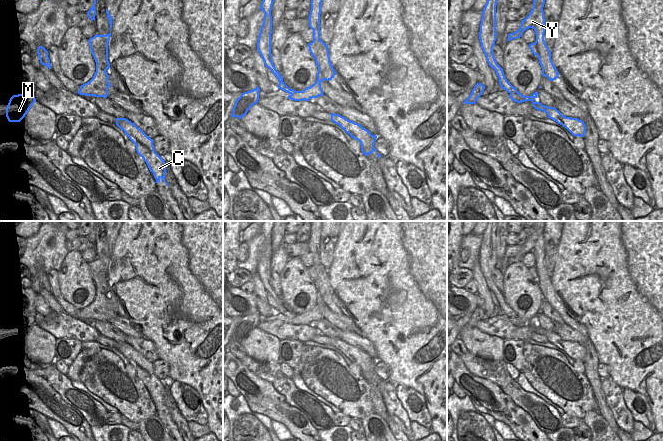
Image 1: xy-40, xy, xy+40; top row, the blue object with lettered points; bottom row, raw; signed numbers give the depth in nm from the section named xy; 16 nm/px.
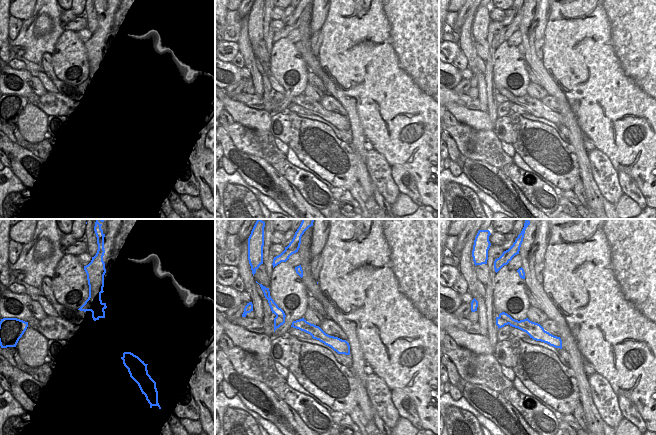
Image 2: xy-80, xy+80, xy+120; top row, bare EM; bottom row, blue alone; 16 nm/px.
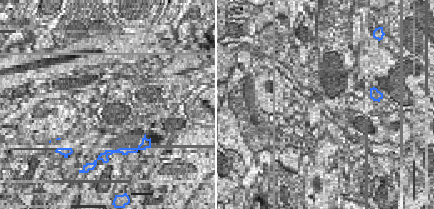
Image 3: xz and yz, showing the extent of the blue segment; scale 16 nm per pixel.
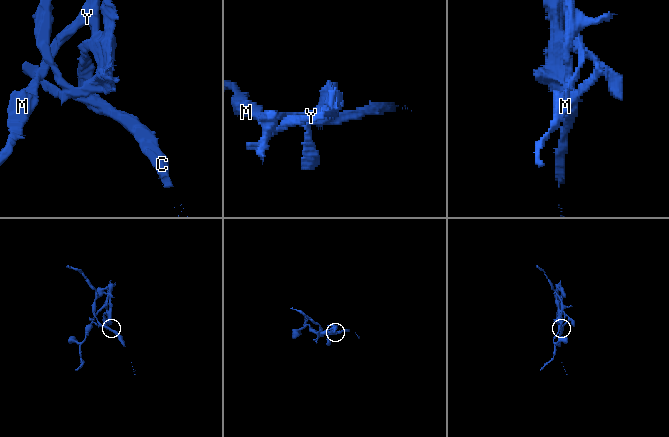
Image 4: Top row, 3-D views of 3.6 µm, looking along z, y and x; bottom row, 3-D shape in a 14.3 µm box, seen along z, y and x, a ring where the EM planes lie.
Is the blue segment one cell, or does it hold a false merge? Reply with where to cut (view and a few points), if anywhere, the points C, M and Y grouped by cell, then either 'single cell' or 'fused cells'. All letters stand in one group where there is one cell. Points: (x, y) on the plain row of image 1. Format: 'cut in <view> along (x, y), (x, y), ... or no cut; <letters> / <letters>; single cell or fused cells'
cut in xy+40 along (517, 315), (510, 317); C / M Y; fused cells

